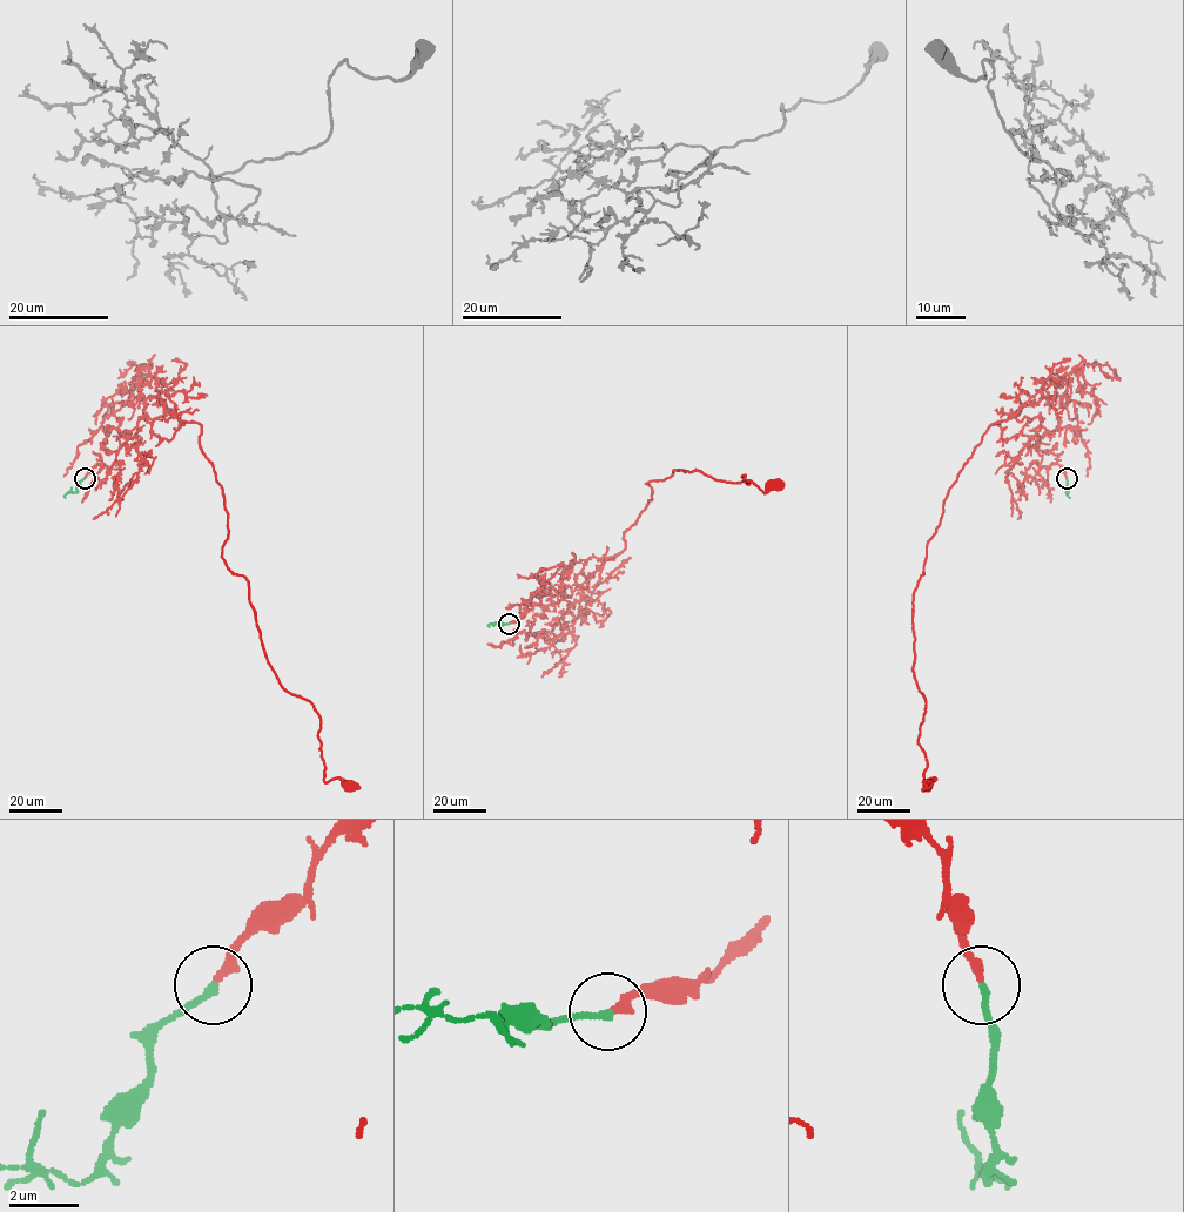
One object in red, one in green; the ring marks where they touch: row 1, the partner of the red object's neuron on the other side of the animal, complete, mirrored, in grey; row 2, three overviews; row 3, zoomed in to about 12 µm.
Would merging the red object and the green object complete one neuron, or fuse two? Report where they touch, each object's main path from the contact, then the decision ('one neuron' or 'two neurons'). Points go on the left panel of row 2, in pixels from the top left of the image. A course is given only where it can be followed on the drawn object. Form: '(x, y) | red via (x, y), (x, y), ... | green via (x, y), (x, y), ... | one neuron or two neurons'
(85, 478) | red via (85, 477), (146, 416), (201, 425), (221, 557), (280, 684), (321, 719), (323, 780), (347, 785) | green via (85, 478), (74, 492), (68, 491), (65, 498) | one neuron

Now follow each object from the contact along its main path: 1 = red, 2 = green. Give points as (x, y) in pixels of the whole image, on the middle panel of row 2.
1: (509, 623), (533, 597), (569, 597), (625, 549), (650, 480), (679, 469), (771, 485)
2: (509, 623), (490, 623), (489, 627)

